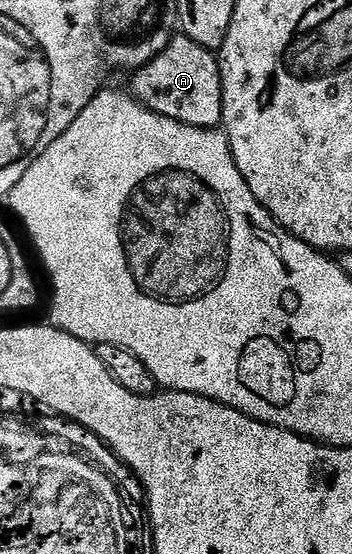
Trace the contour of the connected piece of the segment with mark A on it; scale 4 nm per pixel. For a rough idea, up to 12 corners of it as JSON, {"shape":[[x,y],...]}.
{"shape":[[182,35],[129,92],[189,127],[223,124],[219,58]]}

